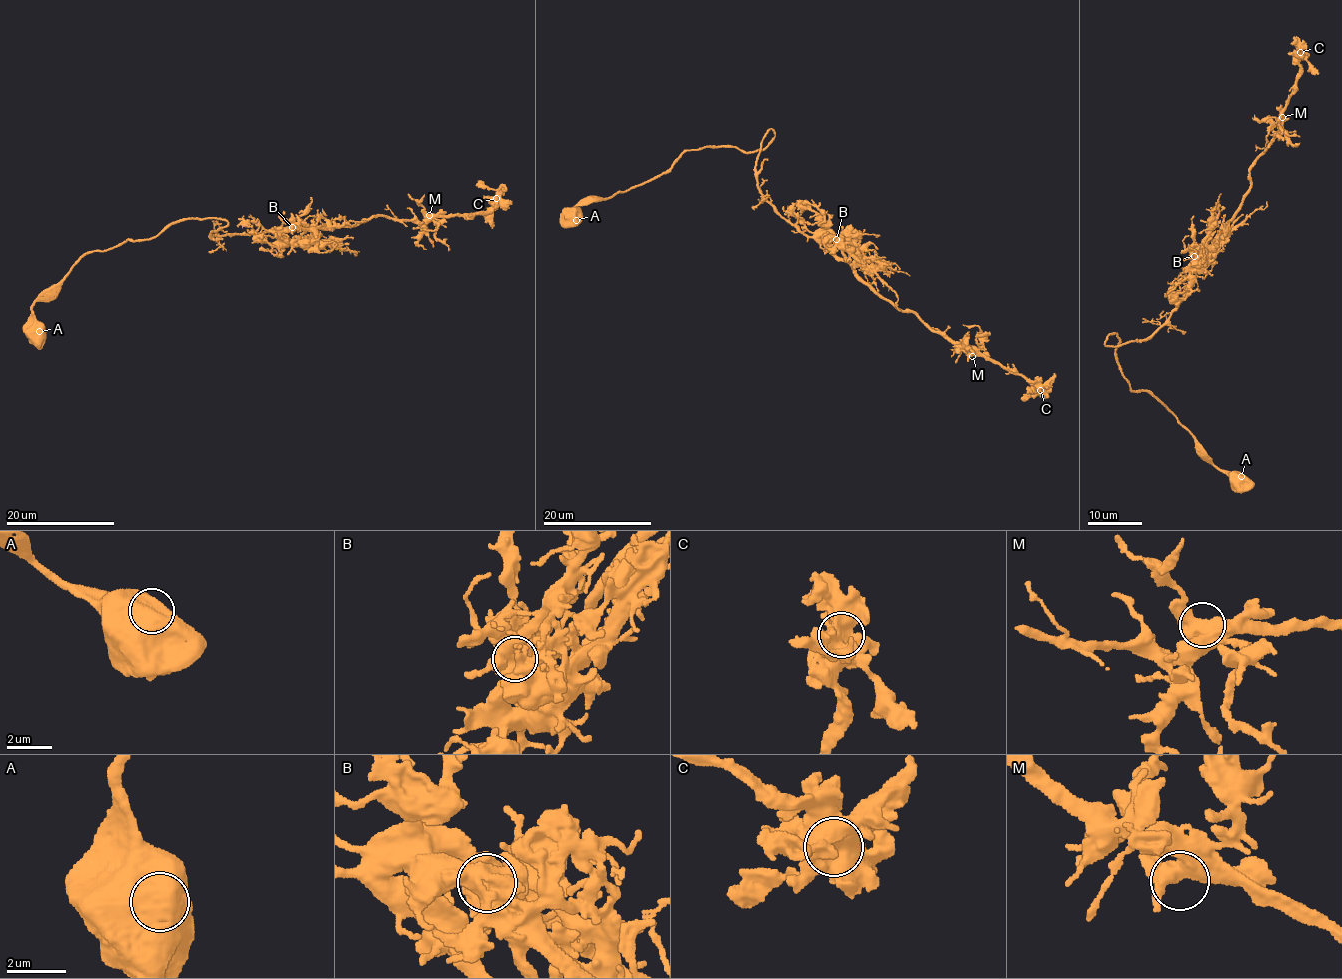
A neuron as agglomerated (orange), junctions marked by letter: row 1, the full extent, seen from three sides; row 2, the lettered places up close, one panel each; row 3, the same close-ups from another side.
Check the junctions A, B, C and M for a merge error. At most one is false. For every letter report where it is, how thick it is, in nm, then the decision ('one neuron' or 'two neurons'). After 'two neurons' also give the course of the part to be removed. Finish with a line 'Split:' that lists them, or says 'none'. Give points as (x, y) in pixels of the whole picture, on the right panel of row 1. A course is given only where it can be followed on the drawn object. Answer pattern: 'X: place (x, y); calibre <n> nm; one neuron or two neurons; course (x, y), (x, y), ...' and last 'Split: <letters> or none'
A: place (1241, 476); calibre 1050 nm; one neuron
B: place (1194, 256); calibre 950 nm; one neuron
C: place (1300, 52); calibre 700 nm; one neuron
M: place (1282, 117); calibre 550 nm; one neuron
Split: none

